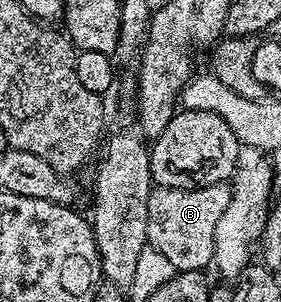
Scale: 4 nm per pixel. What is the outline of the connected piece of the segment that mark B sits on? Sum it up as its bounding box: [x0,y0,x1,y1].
[146,182,232,272]

